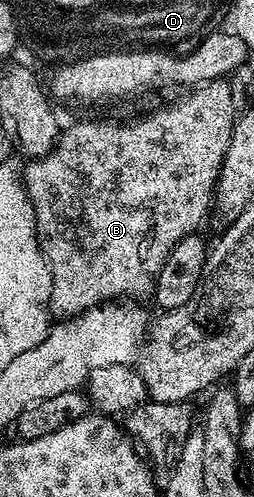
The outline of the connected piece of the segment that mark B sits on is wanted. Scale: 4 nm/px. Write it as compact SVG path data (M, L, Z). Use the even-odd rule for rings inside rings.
M213 80L203 87L197 88L185 101L177 105L168 105L149 117L140 117L133 125L111 125L108 121L80 121L59 134L55 148L46 156L33 158L27 162L22 174L24 189L31 200L35 211L36 237L40 250L43 251L48 270L51 272L50 299L48 300L49 316L54 319L79 317L80 313L103 301L113 299L144 299L156 288L157 277L174 251L175 245L186 236L195 234L203 223L204 216L210 213L214 201L216 180L220 178L220 168L224 162L226 151L230 147L232 128L236 125L238 108L232 102L232 89L227 80Z

